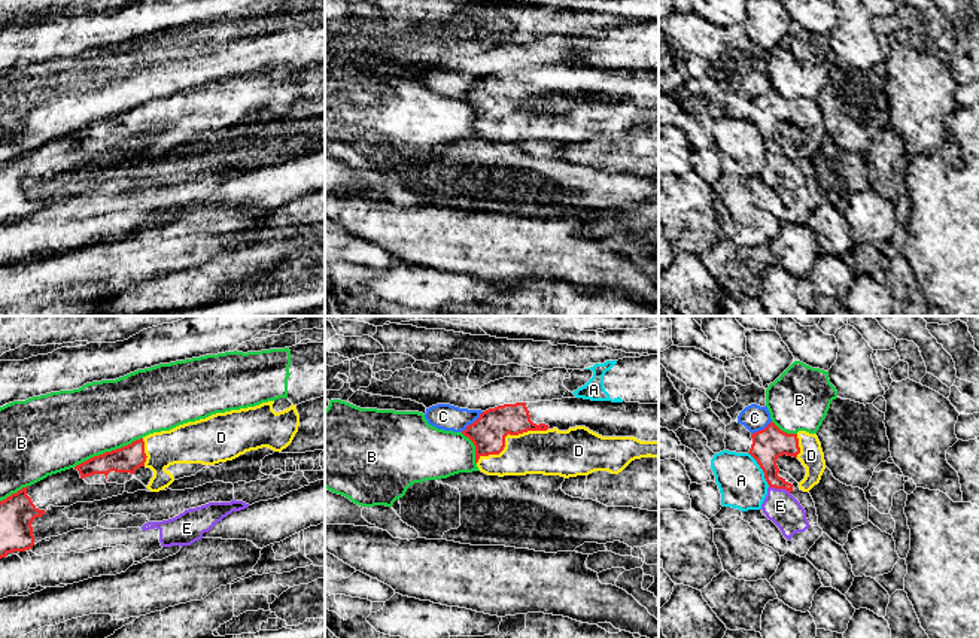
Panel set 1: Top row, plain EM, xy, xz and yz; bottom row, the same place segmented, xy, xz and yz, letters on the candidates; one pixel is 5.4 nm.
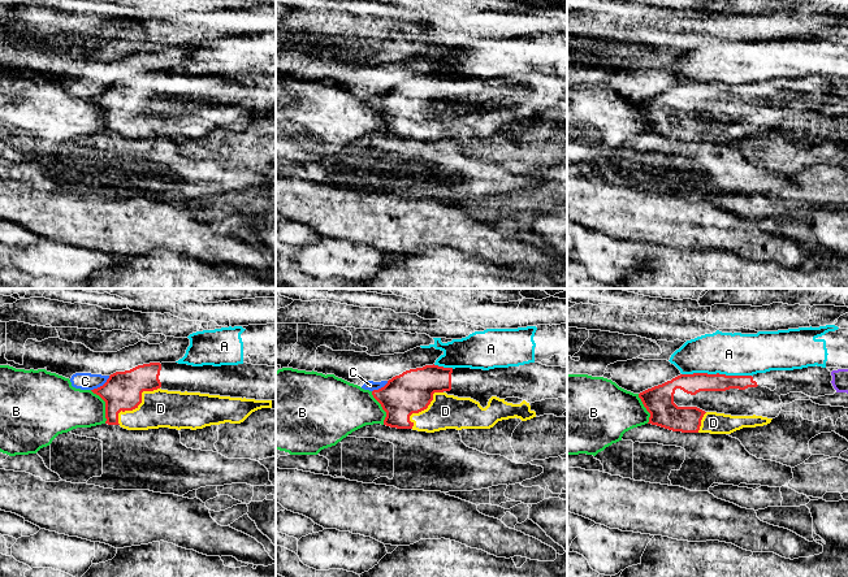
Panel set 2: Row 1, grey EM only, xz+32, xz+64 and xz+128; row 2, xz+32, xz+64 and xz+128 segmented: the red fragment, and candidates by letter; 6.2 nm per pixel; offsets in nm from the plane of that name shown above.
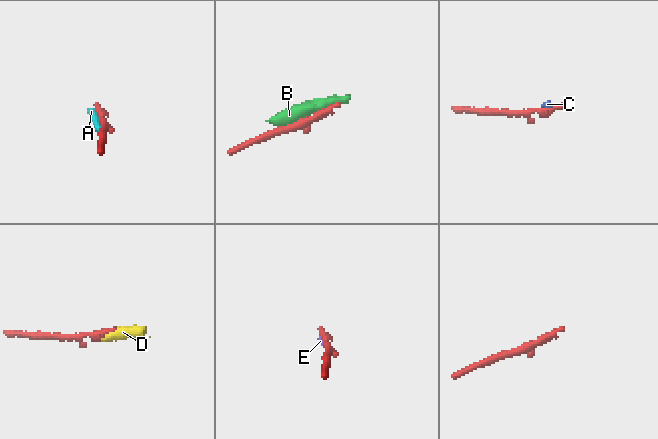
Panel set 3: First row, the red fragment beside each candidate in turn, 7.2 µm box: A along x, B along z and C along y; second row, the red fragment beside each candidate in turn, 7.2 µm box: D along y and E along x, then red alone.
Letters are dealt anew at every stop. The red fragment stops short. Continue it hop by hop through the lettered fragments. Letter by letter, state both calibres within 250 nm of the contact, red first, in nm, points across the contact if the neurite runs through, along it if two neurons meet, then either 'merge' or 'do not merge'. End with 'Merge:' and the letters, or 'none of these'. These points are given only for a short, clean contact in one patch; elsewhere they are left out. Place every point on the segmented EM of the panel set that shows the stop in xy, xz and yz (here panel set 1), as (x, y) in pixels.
A: 180 nm thick on the red side, 260 nm on the other; do not merge
B: 140 nm thick on the red side, 400 nm on the other; do not merge
C: 190 nm thick on the red side, 140 nm on the other; border along xz (483, 412), (461, 431); do not merge
D: 190 nm thick on the red side, 240 nm on the other; merge
E: 180 nm thick on the red side, 180 nm on the other; border along yz (769, 486), (786, 489), (790, 494); do not merge
Merge: D

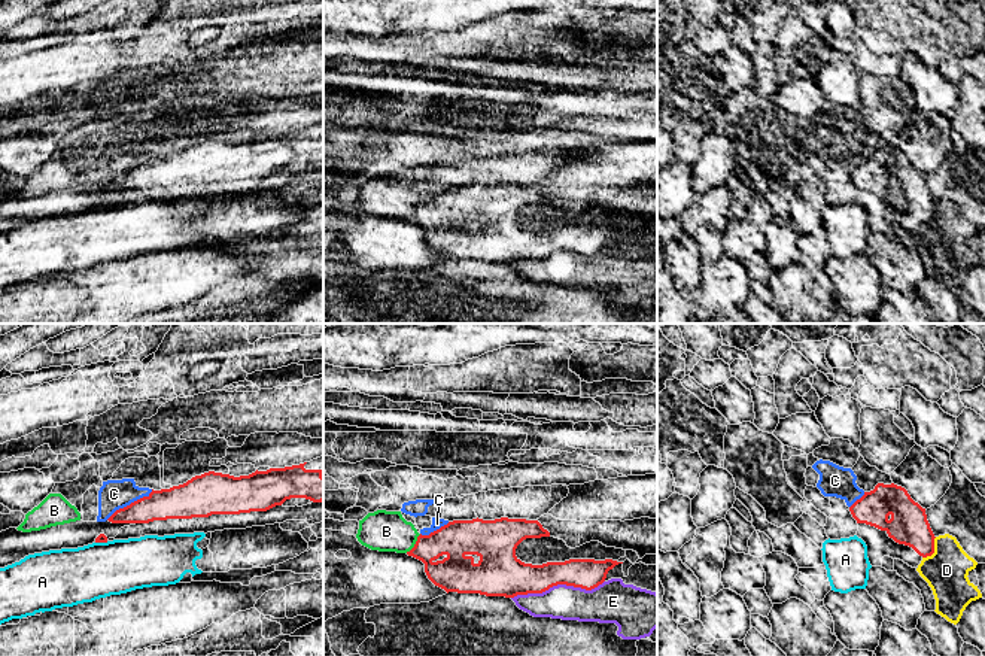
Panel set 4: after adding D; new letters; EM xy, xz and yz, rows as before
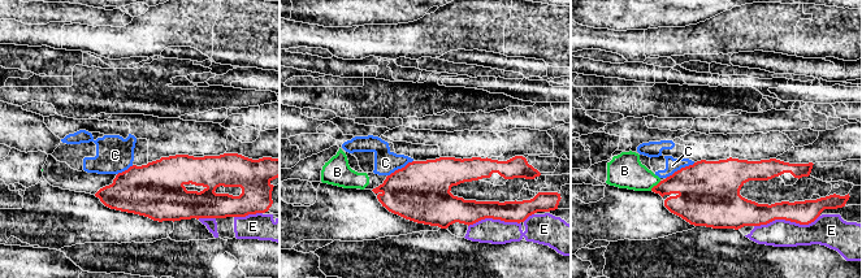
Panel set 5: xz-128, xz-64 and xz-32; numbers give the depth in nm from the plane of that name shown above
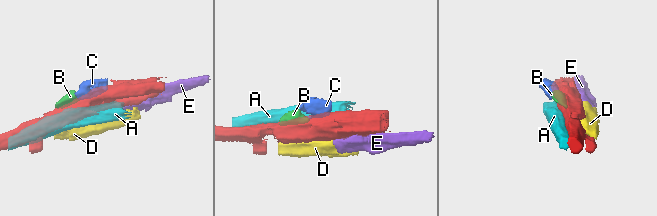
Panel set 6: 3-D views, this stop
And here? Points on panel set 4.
A: 50 nm thick on the red side, 300 nm on the other; do not merge
B: 200 nm thick on the red side, 220 nm on the other; border along xz (420, 534), (416, 543), (406, 552); do not merge
C: 180 nm thick on the red side, 160 nm on the other; border along xy (152, 489), (146, 495), (116, 509), (106, 519); do not merge
D: 200 nm thick on the red side, 240 nm on the other; do not merge
E: 200 nm thick on the red side, 190 nm on the other; do not merge
Merge: none of these

